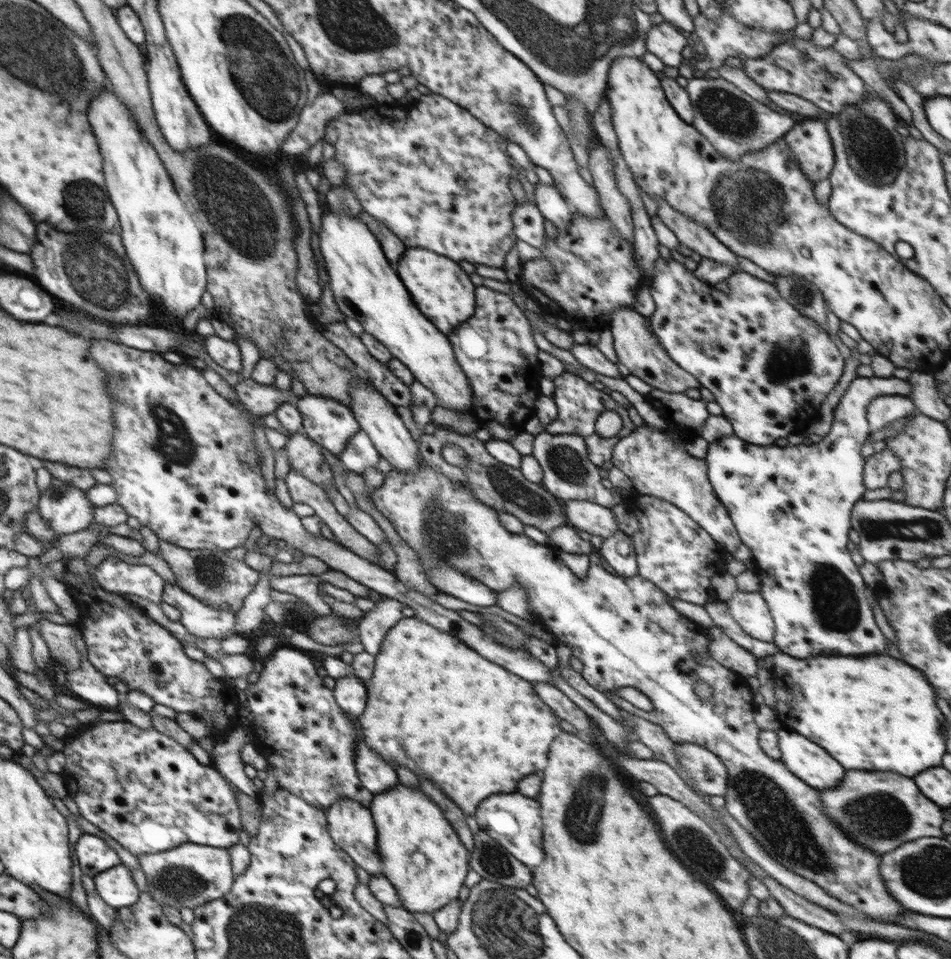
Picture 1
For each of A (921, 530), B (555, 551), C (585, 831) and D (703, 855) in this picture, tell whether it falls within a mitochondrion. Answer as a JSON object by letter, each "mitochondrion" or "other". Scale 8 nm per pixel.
{"A":"mitochondrion","B":"other","C":"mitochondrion","D":"mitochondrion"}

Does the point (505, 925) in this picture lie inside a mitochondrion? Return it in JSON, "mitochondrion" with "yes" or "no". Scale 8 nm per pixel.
{"mitochondrion":"yes"}

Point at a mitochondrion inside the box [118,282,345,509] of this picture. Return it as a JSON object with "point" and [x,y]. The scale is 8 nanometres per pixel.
{"point":[172,441]}

